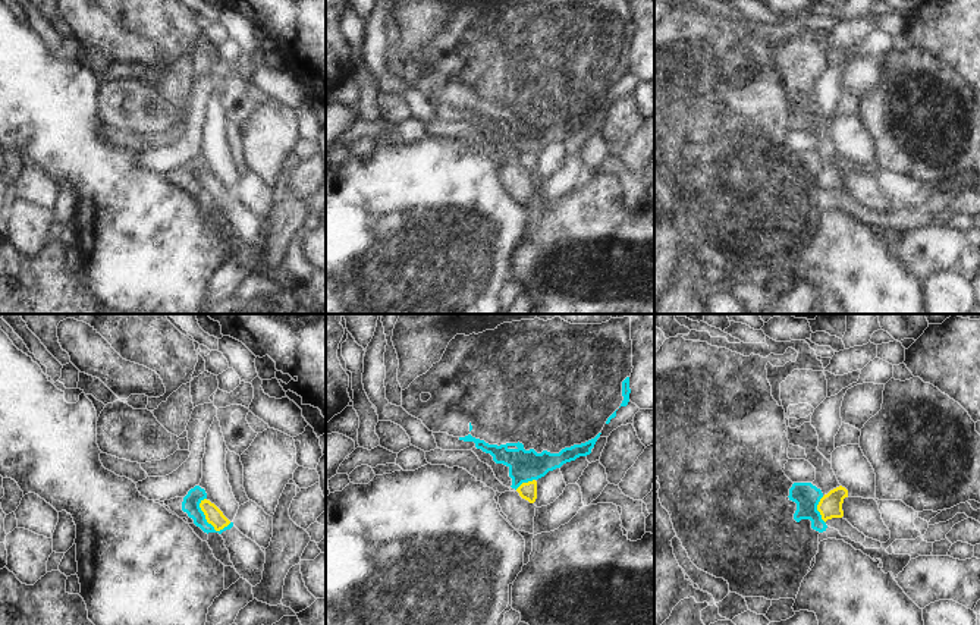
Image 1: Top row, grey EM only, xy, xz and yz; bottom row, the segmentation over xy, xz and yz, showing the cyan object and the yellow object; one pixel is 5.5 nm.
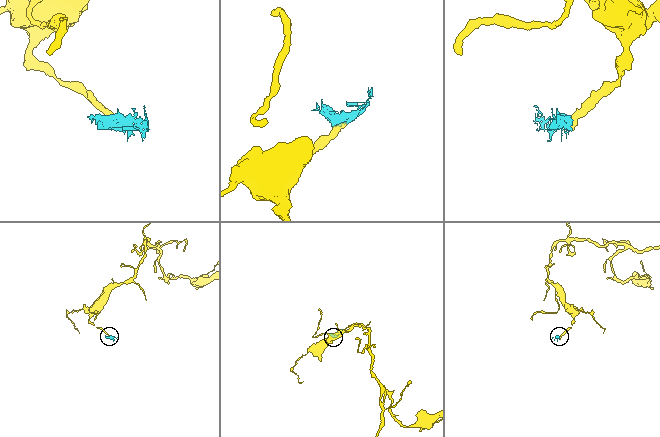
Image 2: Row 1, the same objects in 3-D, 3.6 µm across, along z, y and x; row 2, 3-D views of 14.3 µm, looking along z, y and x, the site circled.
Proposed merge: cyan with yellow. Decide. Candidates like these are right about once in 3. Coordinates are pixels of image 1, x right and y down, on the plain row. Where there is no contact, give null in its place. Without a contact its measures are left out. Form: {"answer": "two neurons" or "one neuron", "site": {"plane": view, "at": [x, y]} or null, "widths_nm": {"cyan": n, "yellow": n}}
{"answer": "two neurons", "site": {"plane": "xy", "at": [207, 194]}, "widths_nm": {"cyan": 100, "yellow": 90}}

